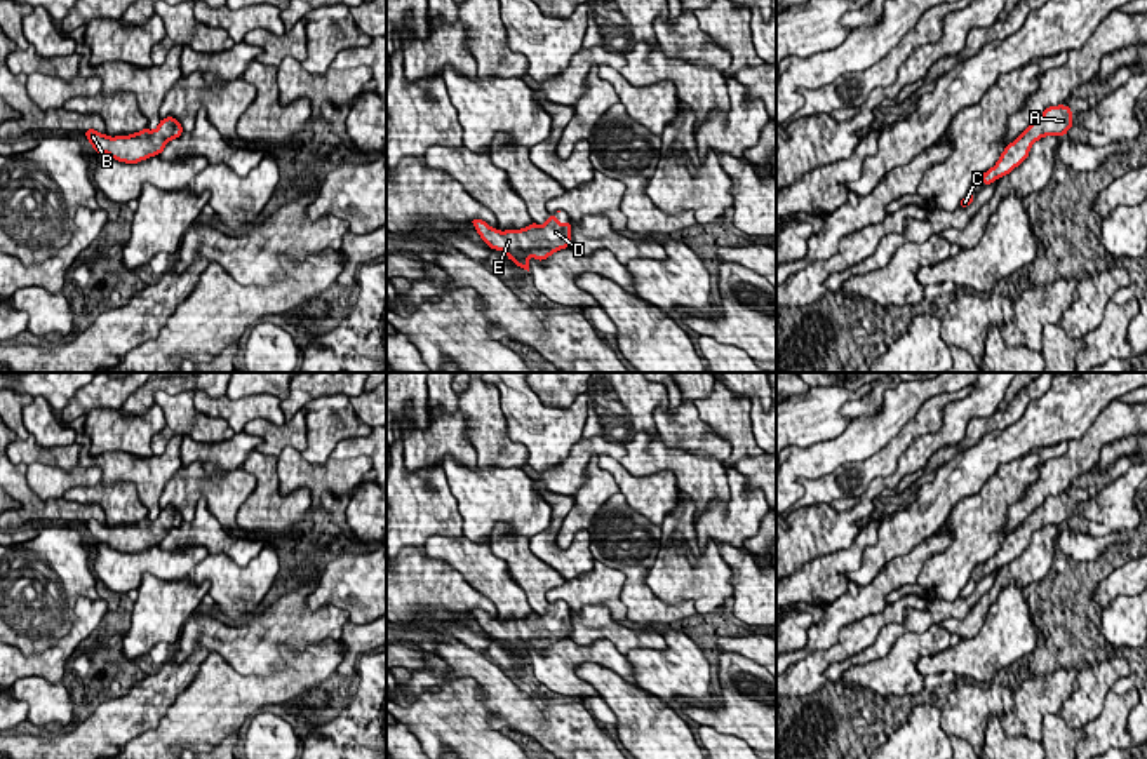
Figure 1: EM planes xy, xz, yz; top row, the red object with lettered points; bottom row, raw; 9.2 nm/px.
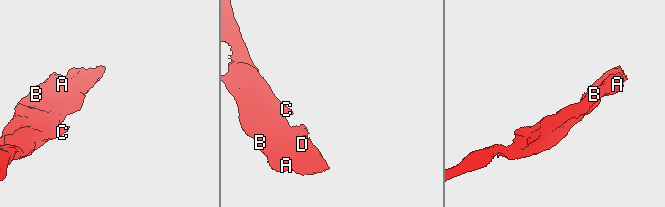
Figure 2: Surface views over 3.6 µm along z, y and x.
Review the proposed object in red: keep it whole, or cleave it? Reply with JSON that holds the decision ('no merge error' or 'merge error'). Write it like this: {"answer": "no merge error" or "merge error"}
{"answer": "no merge error"}

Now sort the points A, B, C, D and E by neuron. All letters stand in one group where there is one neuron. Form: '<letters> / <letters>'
A B C D E

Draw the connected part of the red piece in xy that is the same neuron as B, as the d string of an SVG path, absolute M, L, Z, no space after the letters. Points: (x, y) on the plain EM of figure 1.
M174 507L162 508L155 521L141 519L131 526L110 527L96 519L87 519L85 527L96 543L108 543L111 548L125 554L138 554L153 545L160 545L171 529L183 524L179 510Z

